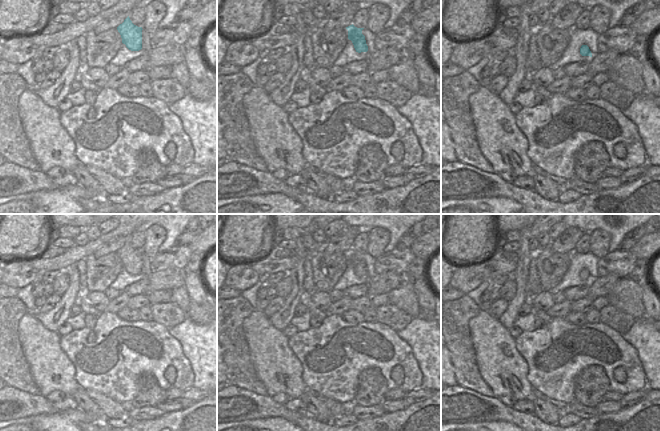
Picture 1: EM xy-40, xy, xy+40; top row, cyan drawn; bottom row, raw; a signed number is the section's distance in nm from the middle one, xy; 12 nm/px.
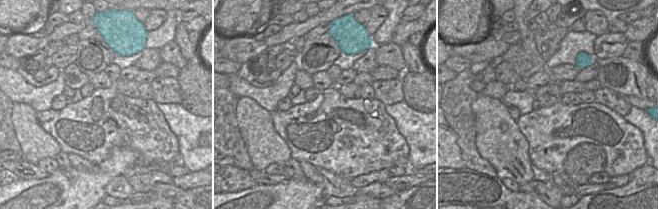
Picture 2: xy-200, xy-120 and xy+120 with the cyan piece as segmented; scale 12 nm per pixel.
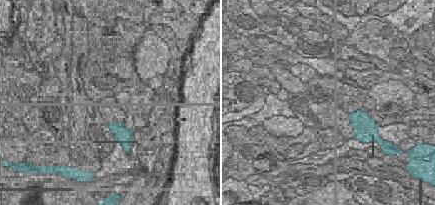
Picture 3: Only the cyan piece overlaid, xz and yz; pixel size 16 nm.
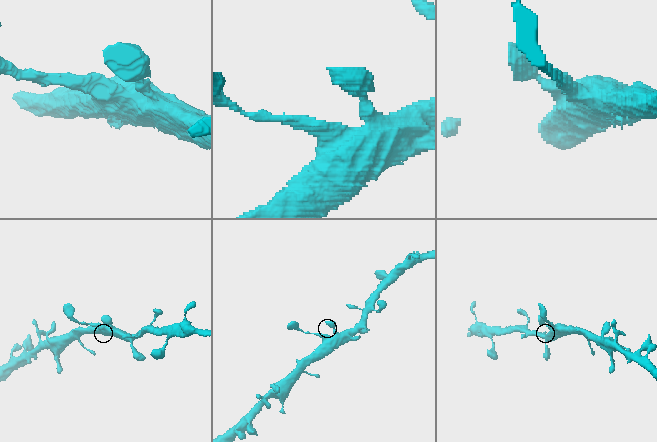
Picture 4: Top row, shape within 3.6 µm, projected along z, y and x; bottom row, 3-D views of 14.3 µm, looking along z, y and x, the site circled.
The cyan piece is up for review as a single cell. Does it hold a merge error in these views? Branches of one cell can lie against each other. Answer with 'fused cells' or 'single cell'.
single cell

